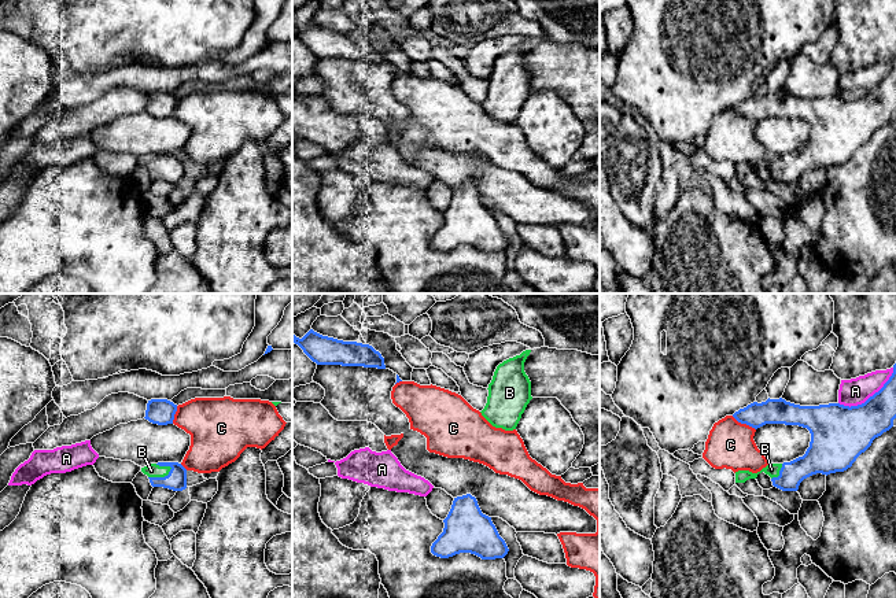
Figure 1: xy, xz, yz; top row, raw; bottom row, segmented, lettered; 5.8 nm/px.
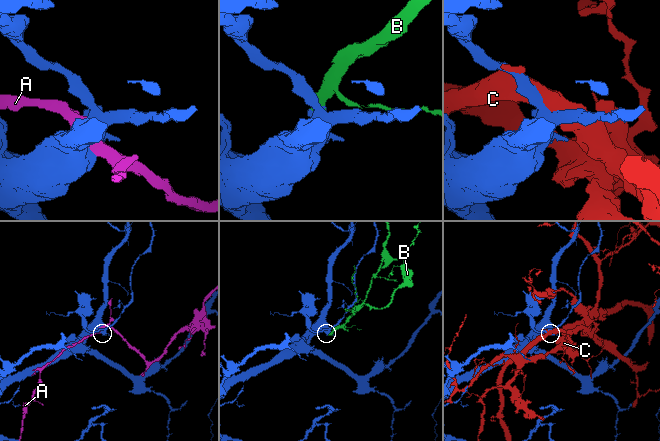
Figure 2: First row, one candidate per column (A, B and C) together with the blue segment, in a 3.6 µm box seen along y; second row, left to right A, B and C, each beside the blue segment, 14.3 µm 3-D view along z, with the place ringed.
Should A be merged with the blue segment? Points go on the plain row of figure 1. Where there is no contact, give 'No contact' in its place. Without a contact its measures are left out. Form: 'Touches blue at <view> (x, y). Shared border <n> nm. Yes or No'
Touches blue at yz (870, 89). Shared border 380 nm. No

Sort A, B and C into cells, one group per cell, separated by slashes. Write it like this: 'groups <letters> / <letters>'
groups A / B / C

